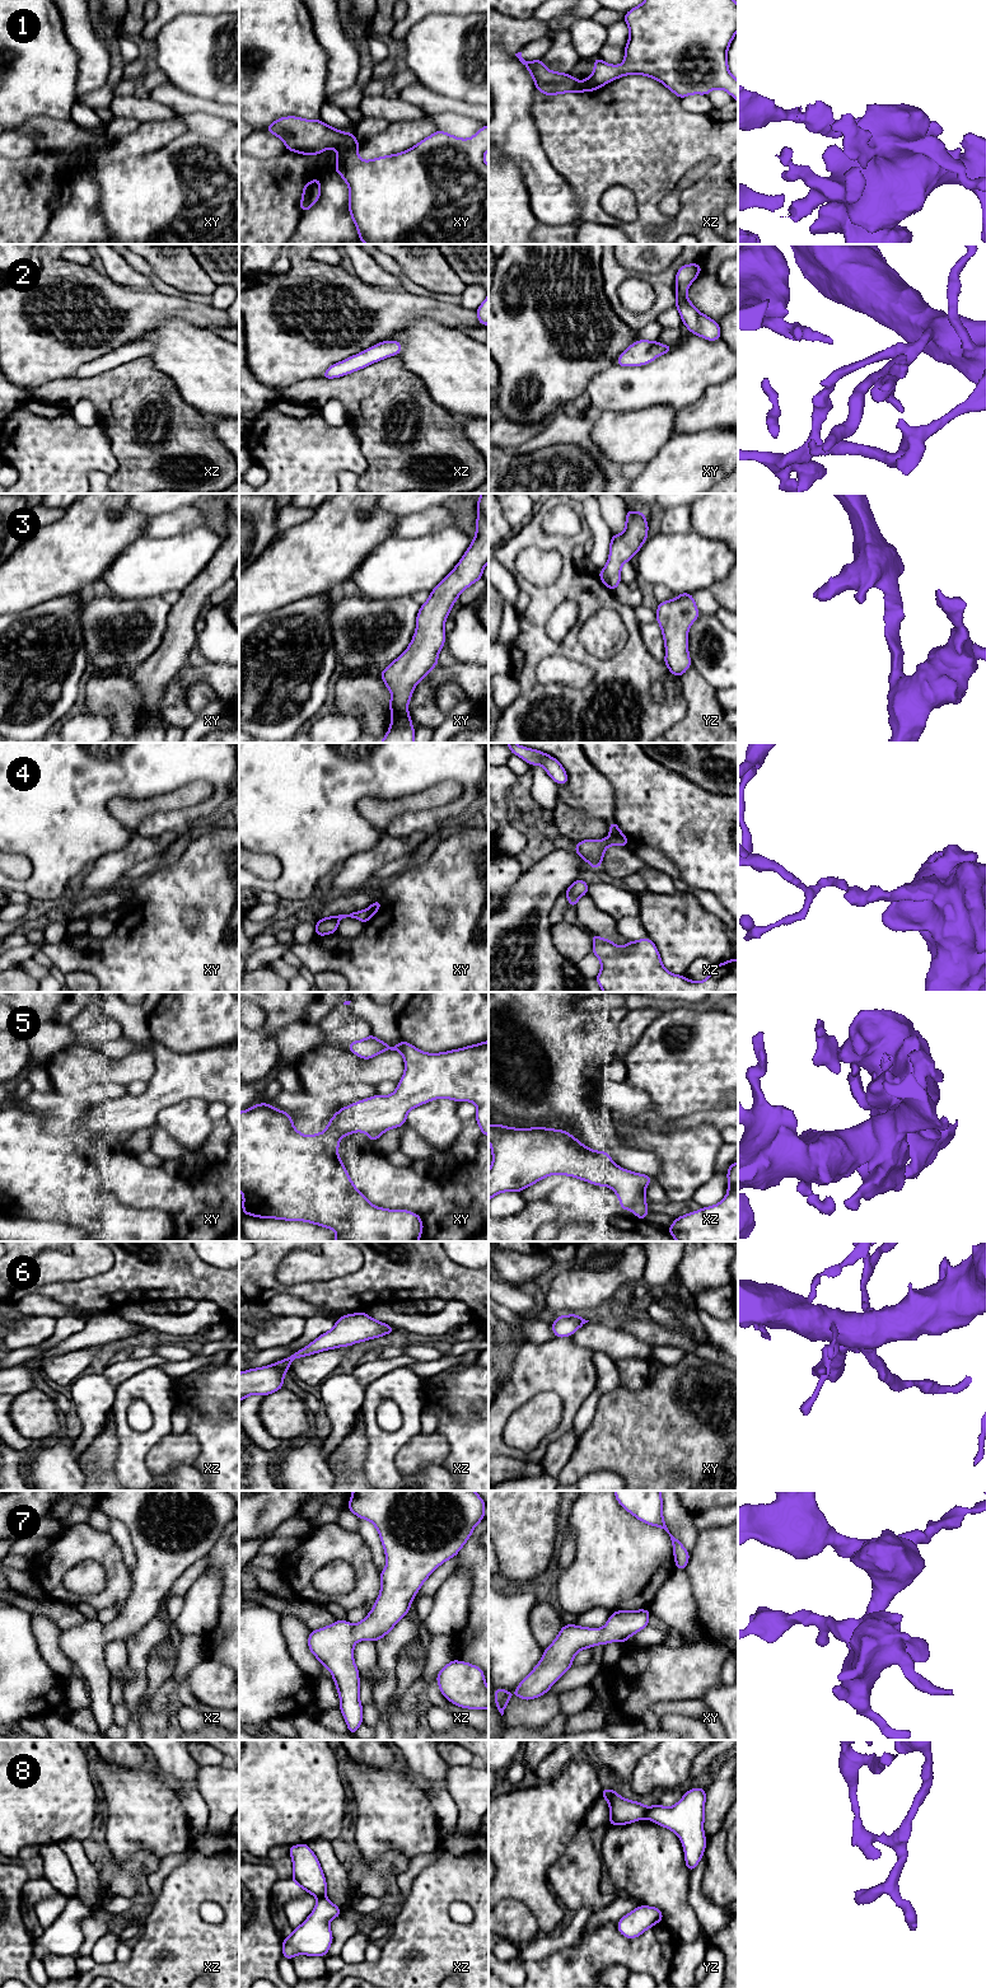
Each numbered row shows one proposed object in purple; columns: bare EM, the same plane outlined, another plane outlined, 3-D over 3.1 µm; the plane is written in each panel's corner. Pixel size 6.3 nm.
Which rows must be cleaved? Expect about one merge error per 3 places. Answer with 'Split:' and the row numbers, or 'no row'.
Split: 1, 4, 8

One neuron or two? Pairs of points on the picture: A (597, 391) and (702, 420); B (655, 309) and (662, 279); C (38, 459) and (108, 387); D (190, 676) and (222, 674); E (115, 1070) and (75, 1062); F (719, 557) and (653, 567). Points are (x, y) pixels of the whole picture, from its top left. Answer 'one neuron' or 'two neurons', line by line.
A: two neurons
B: one neuron
C: two neurons
D: one neuron
E: one neuron
F: one neuron

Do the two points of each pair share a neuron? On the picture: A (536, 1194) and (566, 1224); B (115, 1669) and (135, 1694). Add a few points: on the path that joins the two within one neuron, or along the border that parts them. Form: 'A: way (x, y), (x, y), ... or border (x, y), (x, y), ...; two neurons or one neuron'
A: border (545, 1198), (527, 1203); two neurons
B: border (122, 1689), (124, 1699); two neurons

